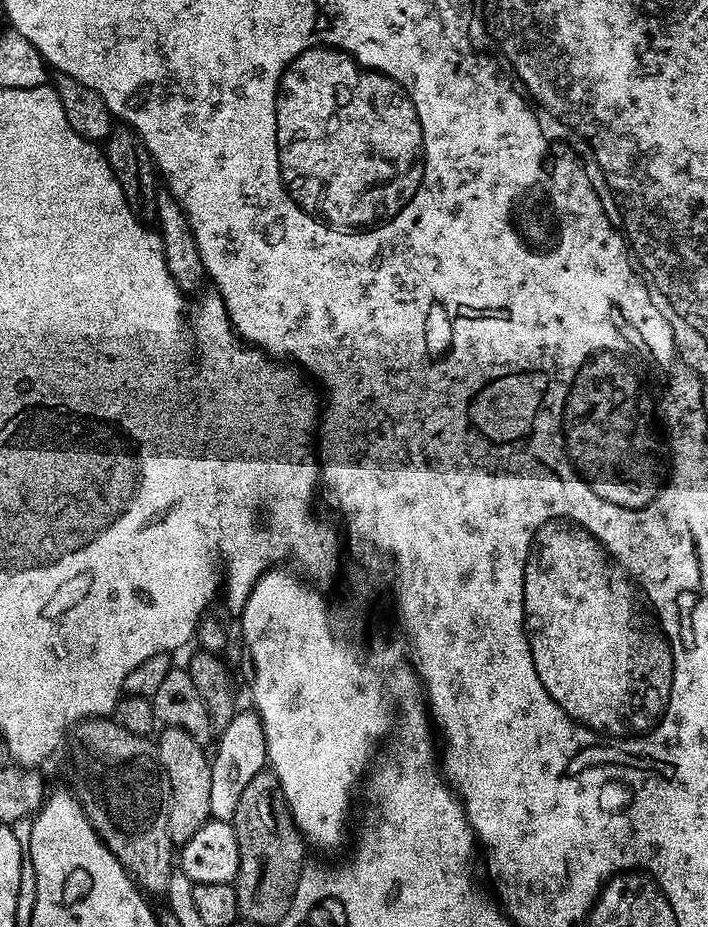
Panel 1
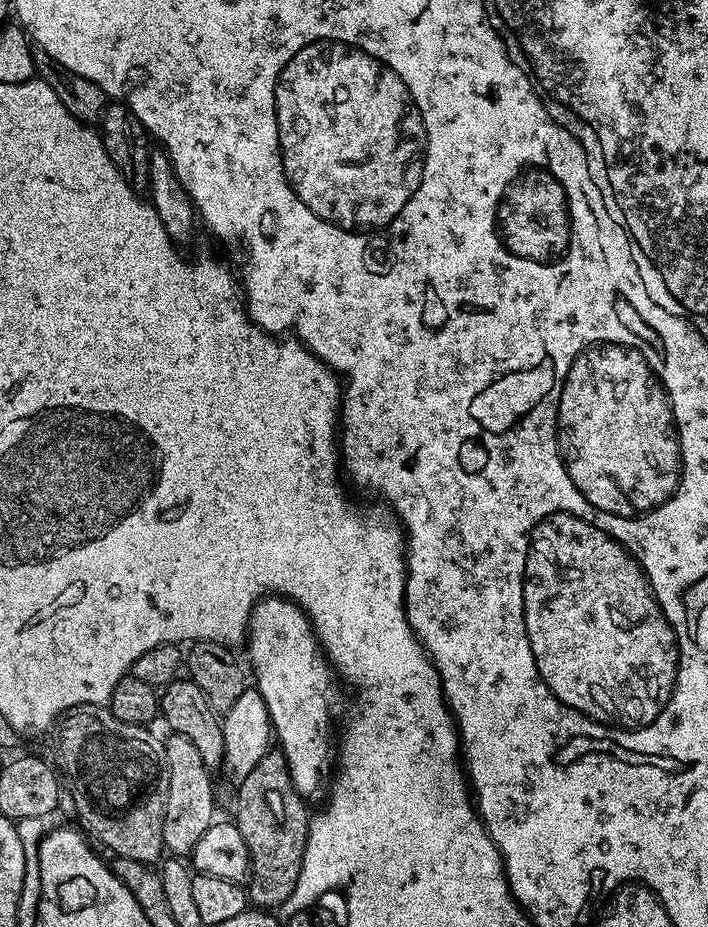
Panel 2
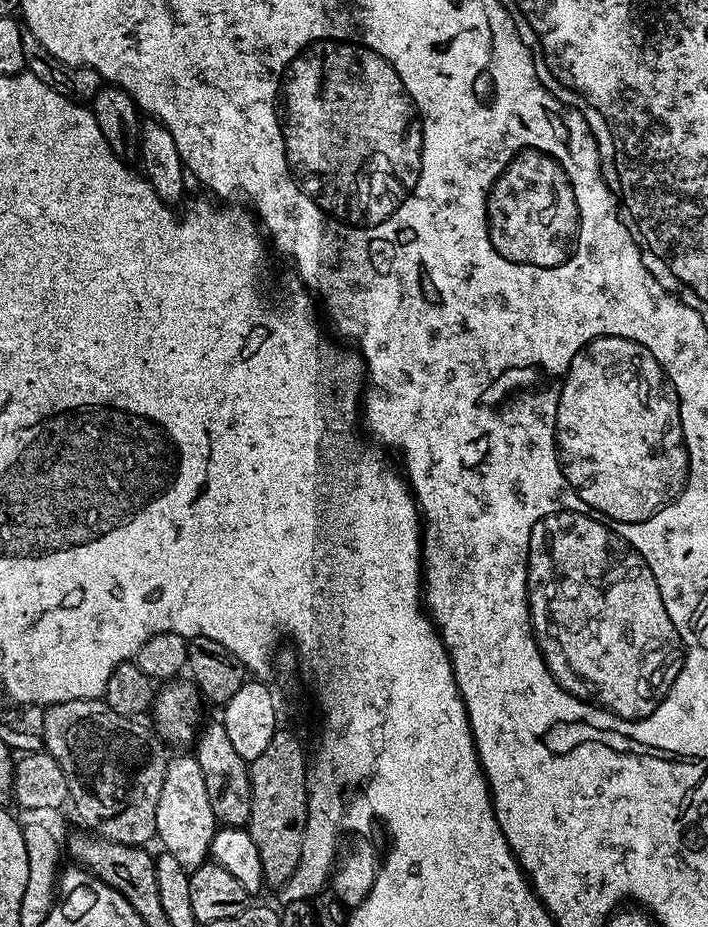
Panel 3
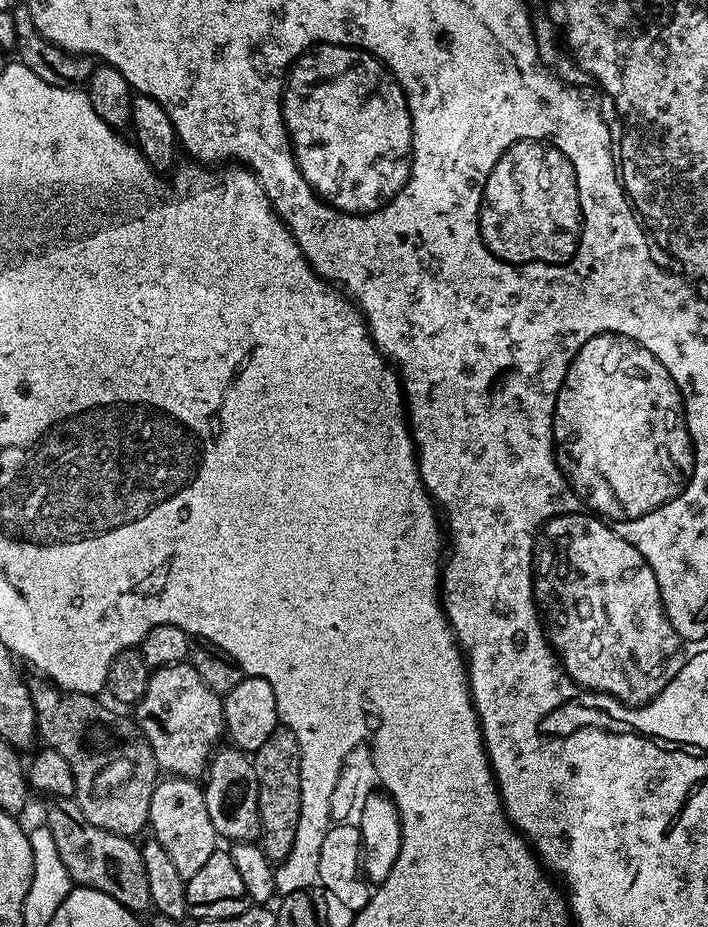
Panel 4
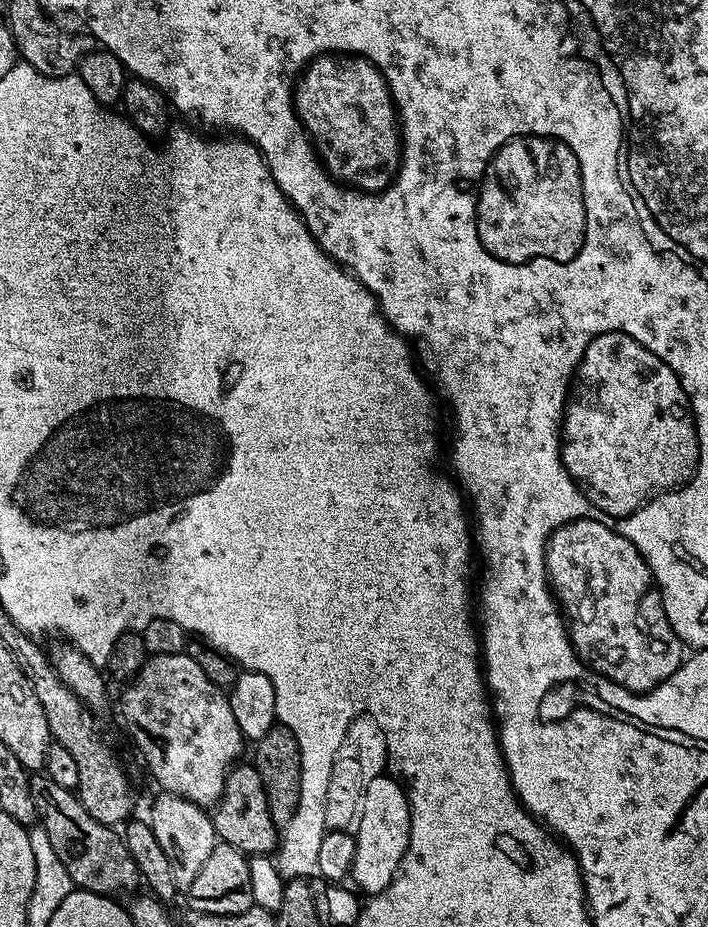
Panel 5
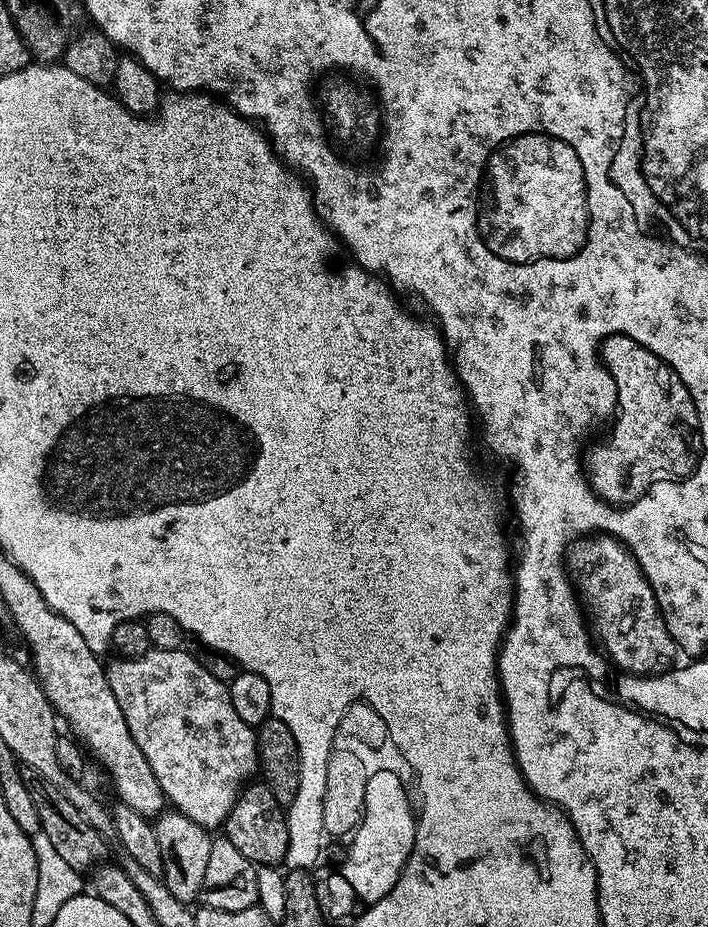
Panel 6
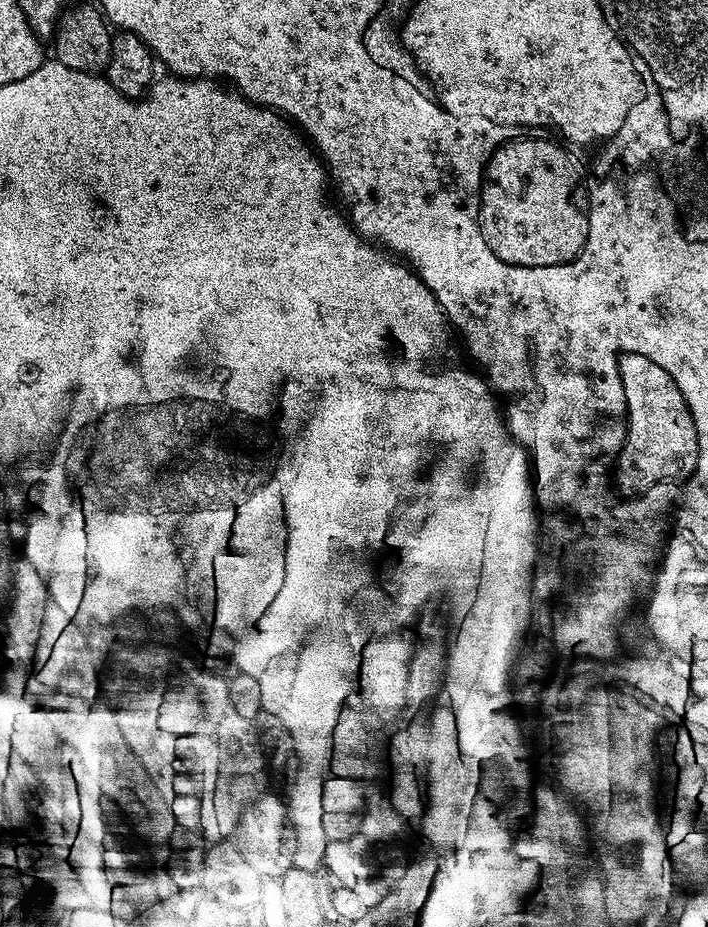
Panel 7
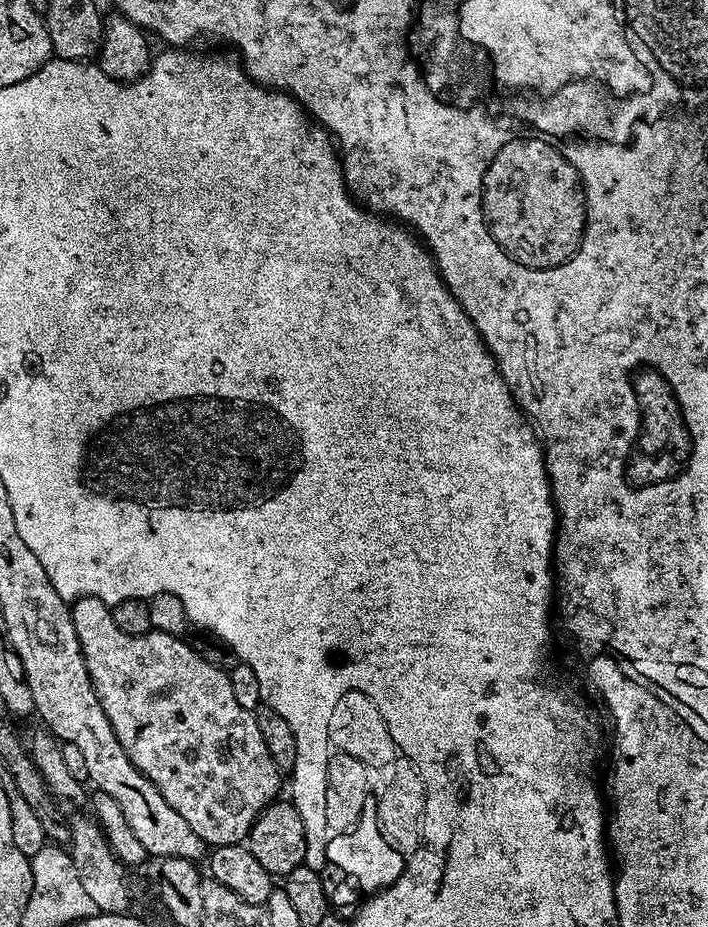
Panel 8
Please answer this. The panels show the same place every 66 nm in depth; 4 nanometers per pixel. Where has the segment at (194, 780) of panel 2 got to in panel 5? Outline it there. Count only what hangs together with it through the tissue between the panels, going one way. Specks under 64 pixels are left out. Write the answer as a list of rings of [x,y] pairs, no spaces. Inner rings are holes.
[[[164,792],[152,804],[150,823],[154,830],[154,838],[158,838],[162,850],[166,850],[166,858],[170,858],[170,870],[174,870],[177,889],[186,890],[190,882],[194,882],[198,870],[202,870],[210,850],[214,850],[218,842],[211,815],[203,807],[196,805],[193,800]]]

